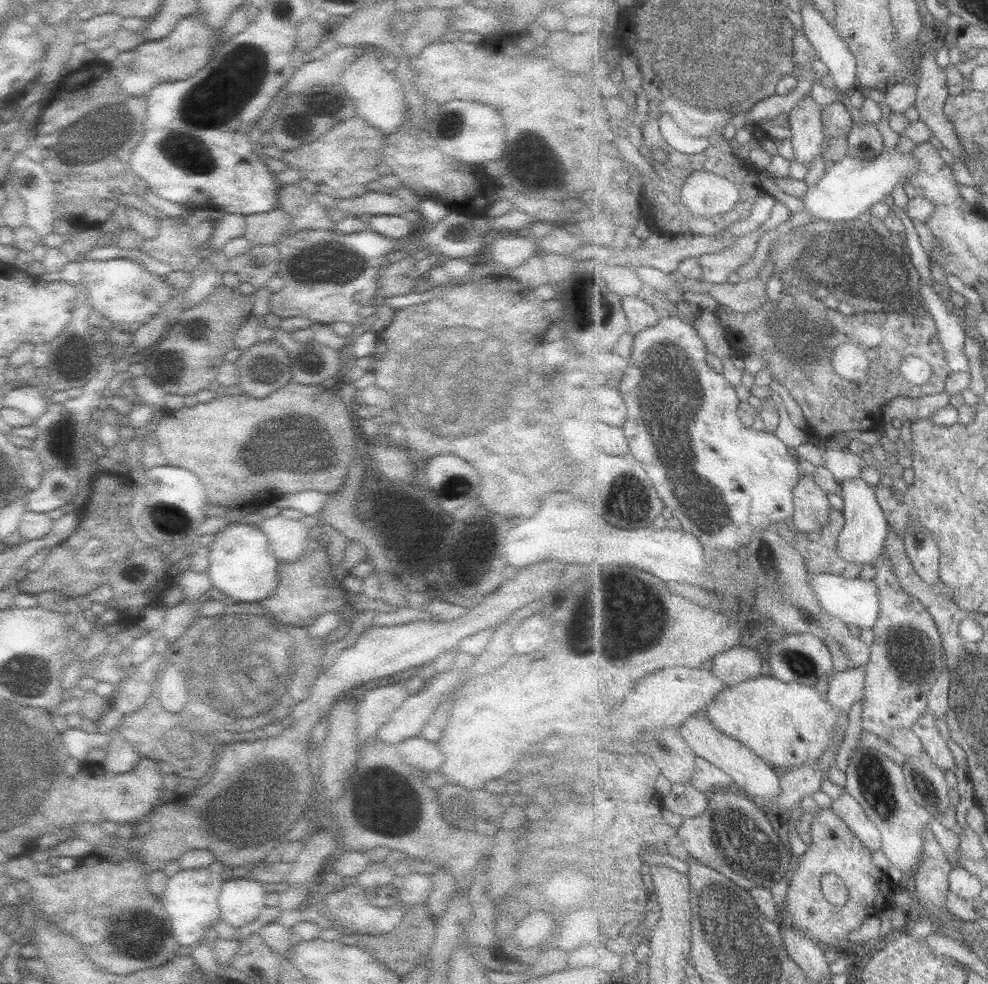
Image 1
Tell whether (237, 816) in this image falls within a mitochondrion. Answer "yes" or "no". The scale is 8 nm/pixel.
yes

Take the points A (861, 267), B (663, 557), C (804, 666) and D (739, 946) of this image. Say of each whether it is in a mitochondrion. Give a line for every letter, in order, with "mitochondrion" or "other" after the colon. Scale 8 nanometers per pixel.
A: mitochondrion
B: other
C: mitochondrion
D: mitochondrion

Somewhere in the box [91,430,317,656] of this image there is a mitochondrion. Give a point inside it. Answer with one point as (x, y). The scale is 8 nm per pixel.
(171, 515)

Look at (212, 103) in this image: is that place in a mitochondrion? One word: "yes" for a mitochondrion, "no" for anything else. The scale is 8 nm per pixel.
yes

